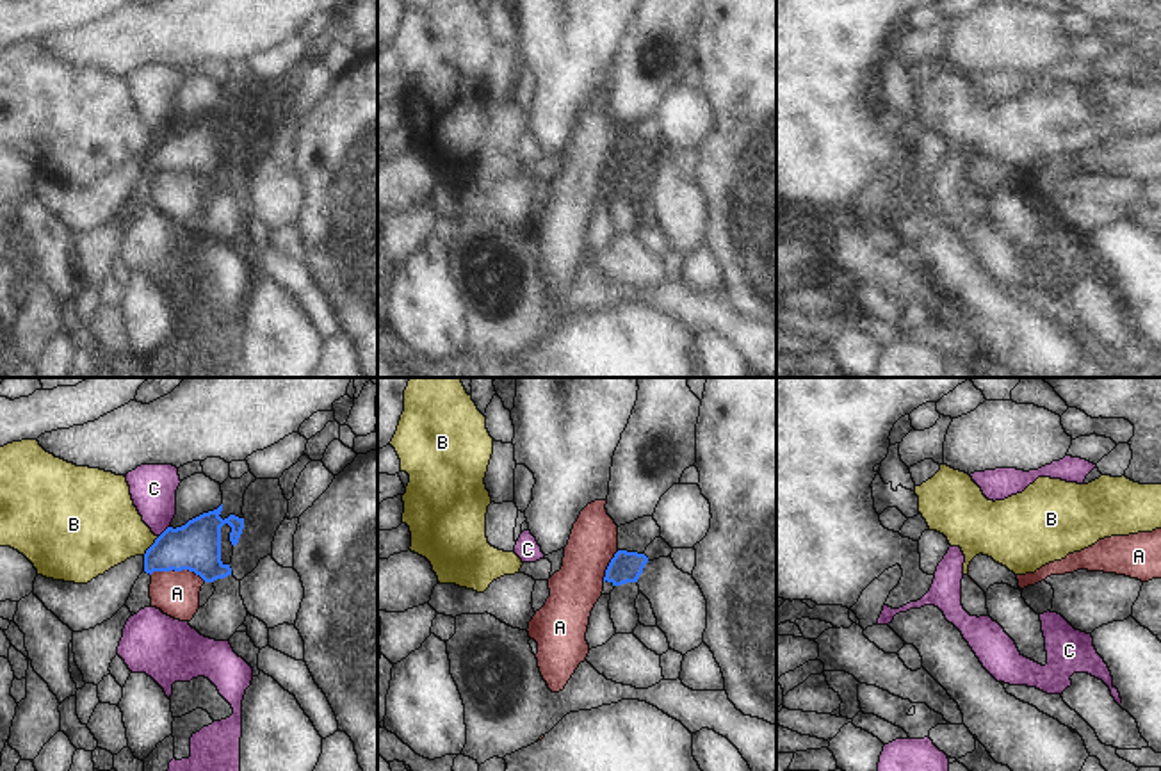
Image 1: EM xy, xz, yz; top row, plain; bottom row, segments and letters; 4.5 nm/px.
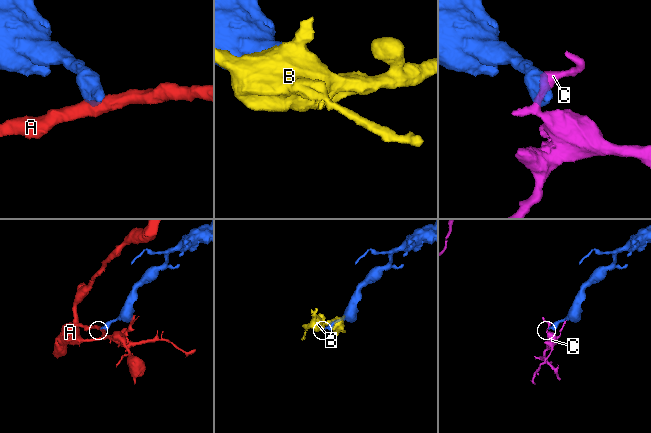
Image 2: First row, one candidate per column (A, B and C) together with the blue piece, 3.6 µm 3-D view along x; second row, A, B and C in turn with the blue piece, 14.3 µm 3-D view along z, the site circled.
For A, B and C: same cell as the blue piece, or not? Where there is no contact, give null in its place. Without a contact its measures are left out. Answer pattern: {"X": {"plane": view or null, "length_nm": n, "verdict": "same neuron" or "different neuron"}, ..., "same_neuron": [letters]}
{"A": {"plane": "xy", "length_nm": 260, "verdict": "different neuron"}, "B": {"plane": "xy", "length_nm": 120, "verdict": "different neuron"}, "C": {"plane": "xy", "length_nm": 80, "verdict": "different neuron"}, "same_neuron": []}

